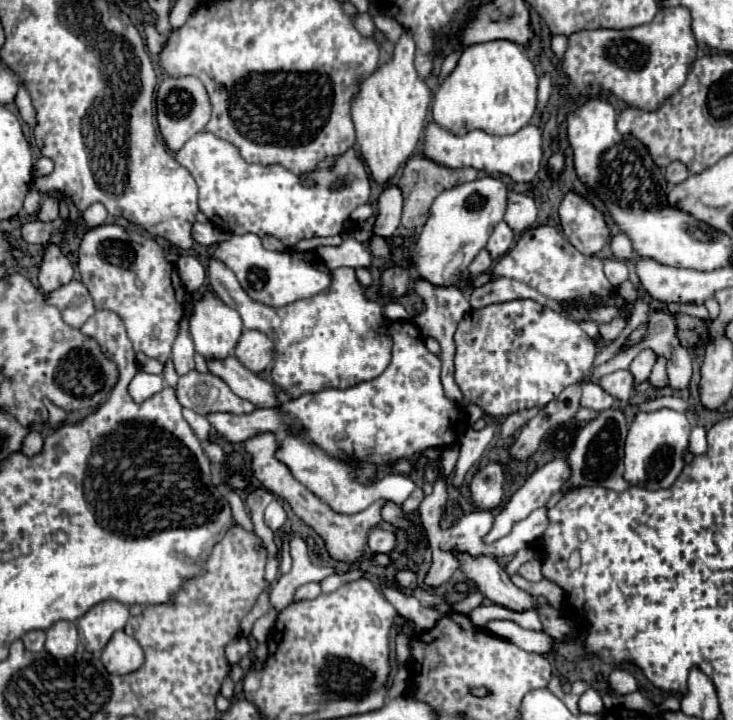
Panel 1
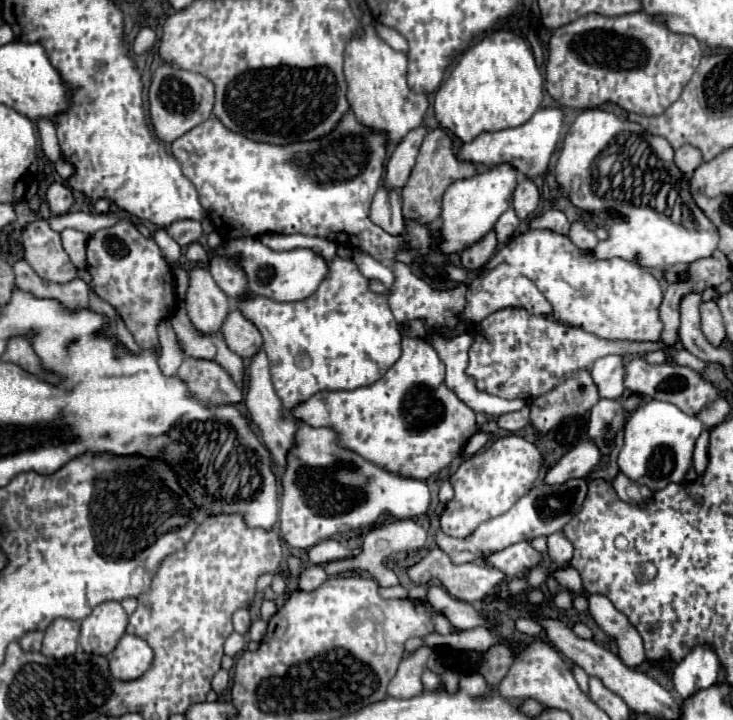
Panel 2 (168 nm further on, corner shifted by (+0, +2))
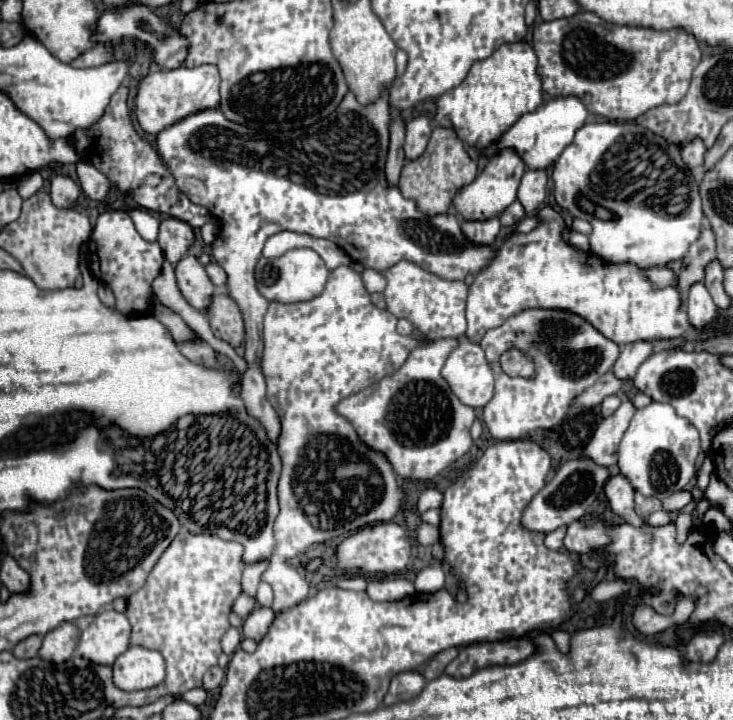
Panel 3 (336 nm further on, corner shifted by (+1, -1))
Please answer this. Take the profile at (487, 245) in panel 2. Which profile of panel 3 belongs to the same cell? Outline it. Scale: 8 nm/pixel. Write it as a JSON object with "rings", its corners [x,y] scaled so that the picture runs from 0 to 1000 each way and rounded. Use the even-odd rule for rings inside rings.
{"rings":[[[677,301],[660,307],[630,307],[630,321],[649,340],[671,340],[682,321],[682,307]]]}

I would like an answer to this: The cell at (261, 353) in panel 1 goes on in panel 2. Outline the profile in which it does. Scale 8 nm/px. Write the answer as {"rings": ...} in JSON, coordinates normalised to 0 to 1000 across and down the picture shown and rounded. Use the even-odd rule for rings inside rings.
{"rings":[[[318,431],[302,458],[310,481],[329,497],[345,497],[359,483],[359,467],[345,447],[340,447],[326,431]]]}

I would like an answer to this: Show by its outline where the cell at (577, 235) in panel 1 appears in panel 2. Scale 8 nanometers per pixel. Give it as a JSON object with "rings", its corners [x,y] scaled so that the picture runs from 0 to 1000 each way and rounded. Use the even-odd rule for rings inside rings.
{"rings":[[[787,306],[787,308],[779,311],[779,317],[776,317],[776,331],[782,333],[782,339],[784,339],[787,344],[801,347],[801,350],[806,350],[806,347],[817,339],[812,322],[806,322],[806,319],[798,314],[795,306]]]}

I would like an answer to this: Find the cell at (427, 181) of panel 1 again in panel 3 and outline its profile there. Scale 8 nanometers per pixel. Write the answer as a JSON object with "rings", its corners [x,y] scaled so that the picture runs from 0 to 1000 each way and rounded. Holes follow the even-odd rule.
{"rings":[[[595,176],[589,182],[581,210],[570,221],[551,226],[543,260],[551,274],[559,274],[570,282],[570,290],[576,290],[576,296],[581,299],[608,296],[614,293],[622,268],[638,254],[644,254],[649,240],[652,240],[652,229],[641,221],[641,215],[633,207],[633,199],[625,193],[619,179]]]}

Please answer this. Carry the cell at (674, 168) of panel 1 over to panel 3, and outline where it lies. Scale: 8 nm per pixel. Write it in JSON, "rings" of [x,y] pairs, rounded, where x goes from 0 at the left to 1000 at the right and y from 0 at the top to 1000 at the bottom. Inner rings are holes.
{"rings":[[[944,193],[941,199],[936,199],[936,201],[930,204],[930,221],[936,224],[936,229],[939,229],[941,235],[958,229],[960,213],[963,213],[963,204],[960,204],[958,193]]]}

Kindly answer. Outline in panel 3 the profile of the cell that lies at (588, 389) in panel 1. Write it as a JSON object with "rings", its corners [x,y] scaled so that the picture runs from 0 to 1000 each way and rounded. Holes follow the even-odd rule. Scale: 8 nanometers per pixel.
{"rings":[[[868,474],[868,476],[857,476],[849,479],[846,496],[838,504],[838,518],[843,518],[843,524],[849,526],[862,526],[870,515],[870,510],[889,493],[889,474]]]}

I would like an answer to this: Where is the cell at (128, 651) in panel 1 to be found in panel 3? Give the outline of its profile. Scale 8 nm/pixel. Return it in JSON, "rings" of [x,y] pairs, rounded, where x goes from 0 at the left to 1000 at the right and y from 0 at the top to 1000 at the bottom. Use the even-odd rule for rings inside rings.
{"rings":[[[175,899],[153,924],[156,951],[166,960],[205,957],[224,946],[226,924],[216,904],[196,899]]]}

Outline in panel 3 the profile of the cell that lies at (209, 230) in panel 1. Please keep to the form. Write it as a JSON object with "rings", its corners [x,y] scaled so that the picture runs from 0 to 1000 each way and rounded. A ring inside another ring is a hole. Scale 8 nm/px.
{"rings":[[[226,301],[218,307],[216,338],[224,349],[224,357],[232,365],[246,363],[254,354],[262,335],[265,335],[265,324],[262,324],[262,315],[256,310],[251,310],[240,301]]]}

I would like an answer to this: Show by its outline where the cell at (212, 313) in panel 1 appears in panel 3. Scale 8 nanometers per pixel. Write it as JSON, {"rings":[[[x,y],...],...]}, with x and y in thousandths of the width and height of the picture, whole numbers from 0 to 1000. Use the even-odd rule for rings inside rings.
{"rings":[[[254,354],[237,368],[237,376],[240,376],[243,401],[248,404],[251,415],[262,426],[281,432],[281,424],[286,424],[286,407],[292,407],[295,399],[281,382],[278,368],[273,368],[273,363],[265,354]]]}

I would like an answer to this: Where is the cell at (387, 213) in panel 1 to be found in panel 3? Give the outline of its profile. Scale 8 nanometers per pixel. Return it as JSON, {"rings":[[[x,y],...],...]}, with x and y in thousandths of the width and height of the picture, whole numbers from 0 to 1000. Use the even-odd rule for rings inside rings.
{"rings":[[[581,160],[565,163],[562,168],[554,171],[554,199],[551,199],[554,221],[565,221],[578,213],[587,185],[589,185],[589,176],[587,176],[587,165]]]}

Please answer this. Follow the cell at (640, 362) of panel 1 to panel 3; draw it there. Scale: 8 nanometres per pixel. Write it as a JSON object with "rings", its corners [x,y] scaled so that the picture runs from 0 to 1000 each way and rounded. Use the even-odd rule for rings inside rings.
{"rings":[[[750,285],[739,288],[731,301],[734,315],[723,324],[693,329],[679,346],[679,357],[647,385],[647,393],[638,401],[636,426],[636,468],[644,476],[655,476],[666,457],[685,451],[690,440],[715,429],[769,429],[789,435],[843,479],[933,465],[941,449],[930,429],[925,399],[914,396],[895,404],[868,368],[835,368],[808,351],[780,346],[767,332],[772,307]]]}

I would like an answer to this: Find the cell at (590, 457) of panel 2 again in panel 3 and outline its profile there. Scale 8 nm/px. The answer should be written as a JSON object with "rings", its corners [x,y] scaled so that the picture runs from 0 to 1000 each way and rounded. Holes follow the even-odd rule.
{"rings":[[[859,554],[851,557],[840,568],[838,576],[827,579],[816,590],[816,596],[813,596],[805,618],[799,621],[797,632],[799,635],[810,635],[810,640],[816,640],[816,646],[838,649],[840,640],[843,640],[843,615],[846,615],[851,599],[857,596],[857,588],[859,588],[865,574],[868,574],[865,560]]]}

